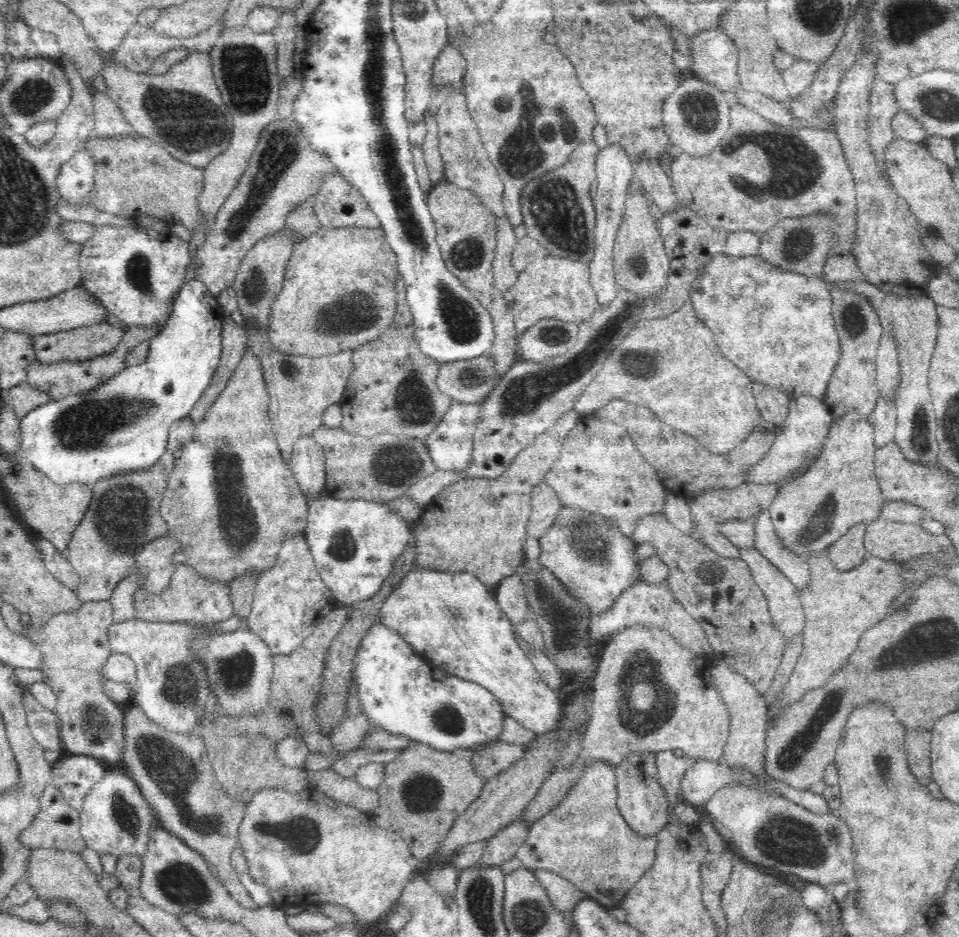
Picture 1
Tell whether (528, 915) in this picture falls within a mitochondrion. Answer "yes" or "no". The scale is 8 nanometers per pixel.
yes

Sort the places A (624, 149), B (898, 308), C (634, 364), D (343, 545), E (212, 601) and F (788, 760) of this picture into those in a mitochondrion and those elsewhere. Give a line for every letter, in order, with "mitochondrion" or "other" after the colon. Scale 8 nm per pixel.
A: other
B: other
C: mitochondrion
D: mitochondrion
E: other
F: mitochondrion

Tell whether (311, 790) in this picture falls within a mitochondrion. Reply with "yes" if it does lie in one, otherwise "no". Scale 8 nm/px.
no

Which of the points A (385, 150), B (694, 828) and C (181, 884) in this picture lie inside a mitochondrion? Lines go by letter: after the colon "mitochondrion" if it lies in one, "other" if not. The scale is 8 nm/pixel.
A: mitochondrion
B: other
C: mitochondrion

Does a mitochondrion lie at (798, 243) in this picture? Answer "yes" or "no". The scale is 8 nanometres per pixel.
yes

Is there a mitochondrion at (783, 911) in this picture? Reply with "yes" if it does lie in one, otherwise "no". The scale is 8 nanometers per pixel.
yes

